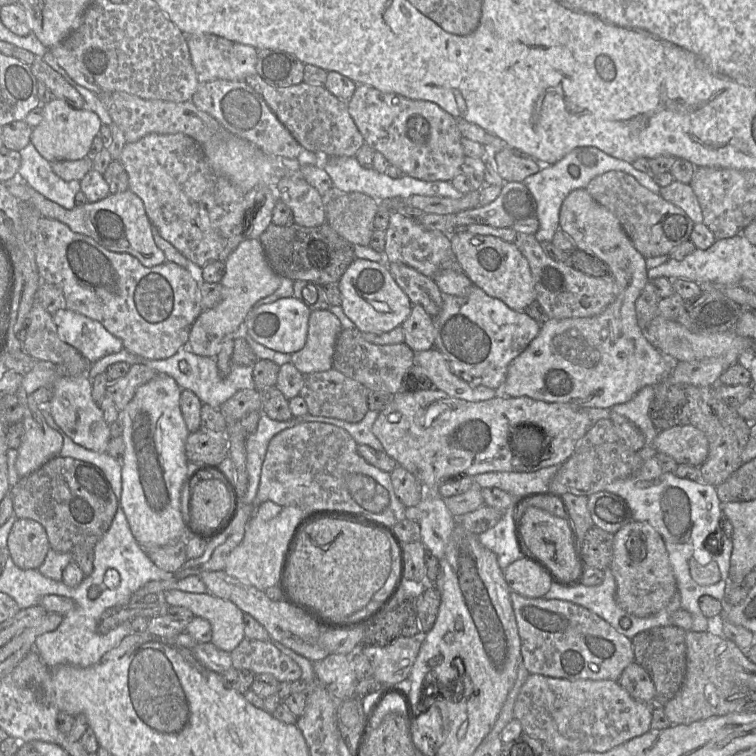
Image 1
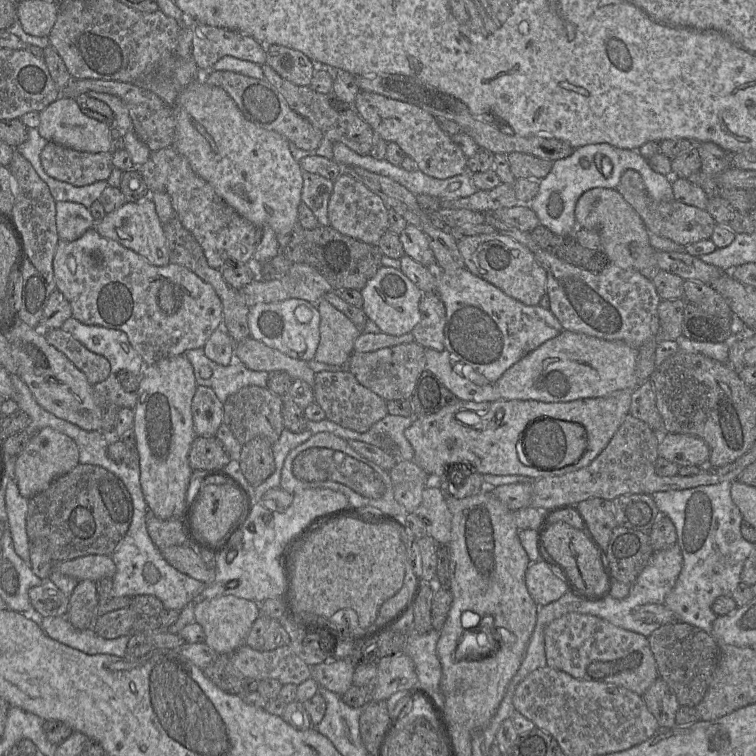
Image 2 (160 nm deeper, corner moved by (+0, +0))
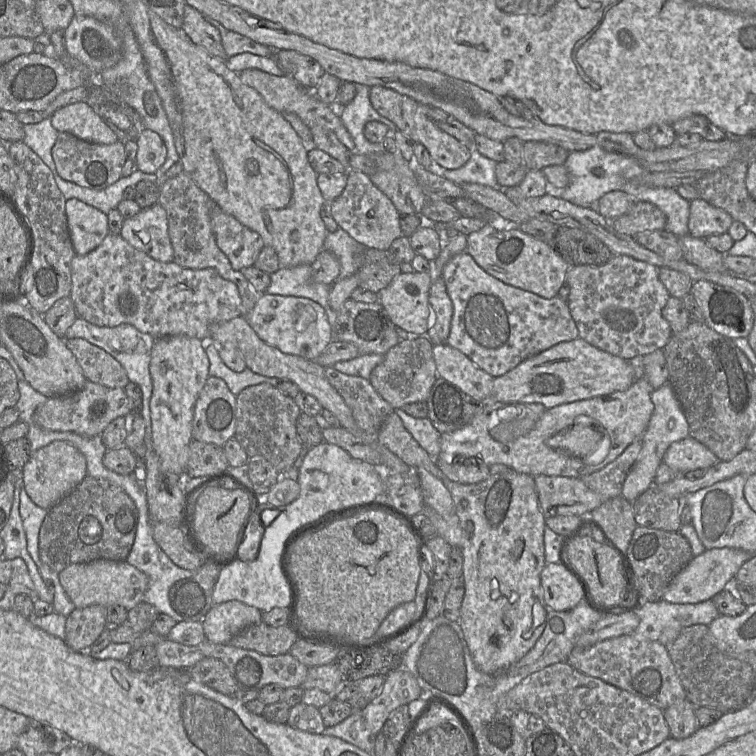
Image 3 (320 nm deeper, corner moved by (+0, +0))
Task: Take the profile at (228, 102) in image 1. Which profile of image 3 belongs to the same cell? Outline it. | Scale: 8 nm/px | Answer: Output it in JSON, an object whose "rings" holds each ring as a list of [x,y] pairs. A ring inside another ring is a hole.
{"rings":[[[246,69],[238,74],[241,81],[254,88],[269,107],[282,114],[296,114],[310,129],[314,126],[319,126],[326,130],[334,131],[342,125],[337,105],[328,105],[322,102],[314,89],[302,86],[290,76],[275,76],[259,69]]]}

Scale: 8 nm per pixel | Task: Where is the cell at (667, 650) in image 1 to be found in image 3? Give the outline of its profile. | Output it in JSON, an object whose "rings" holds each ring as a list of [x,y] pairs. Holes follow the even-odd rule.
{"rings":[[[695,624],[682,629],[679,636],[666,649],[676,674],[694,707],[706,706],[722,713],[738,710],[754,697],[755,668],[749,663],[721,652],[711,635],[708,625]]]}

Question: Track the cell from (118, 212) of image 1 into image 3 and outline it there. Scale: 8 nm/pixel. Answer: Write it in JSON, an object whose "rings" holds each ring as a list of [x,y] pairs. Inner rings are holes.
{"rings":[[[159,203],[124,219],[119,235],[154,260],[169,263],[174,259],[174,250],[168,233],[167,213]]]}

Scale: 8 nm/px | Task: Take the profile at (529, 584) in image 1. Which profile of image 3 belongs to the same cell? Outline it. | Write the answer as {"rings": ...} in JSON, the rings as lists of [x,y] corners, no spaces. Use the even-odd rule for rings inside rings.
{"rings":[[[561,563],[546,564],[540,575],[545,603],[555,611],[566,611],[583,601],[583,588]]]}

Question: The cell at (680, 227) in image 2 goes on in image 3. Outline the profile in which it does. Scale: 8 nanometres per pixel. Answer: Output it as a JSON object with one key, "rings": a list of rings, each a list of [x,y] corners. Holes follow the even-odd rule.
{"rings":[[[698,198],[690,201],[689,234],[700,239],[727,233],[733,218],[726,211]]]}

